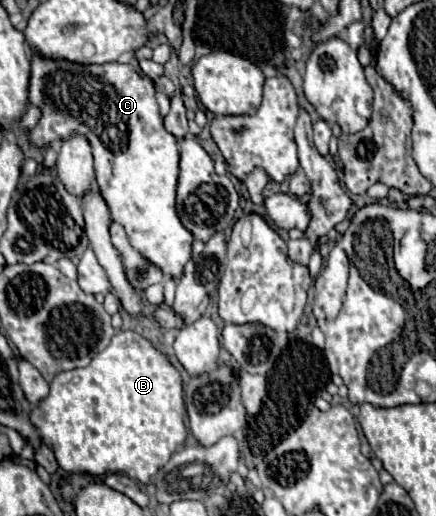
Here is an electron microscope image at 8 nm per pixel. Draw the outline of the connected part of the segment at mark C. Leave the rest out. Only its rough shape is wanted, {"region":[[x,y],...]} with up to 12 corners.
{"region":[[31,59],[29,139],[93,147],[111,219],[183,277],[177,139],[133,65]]}

